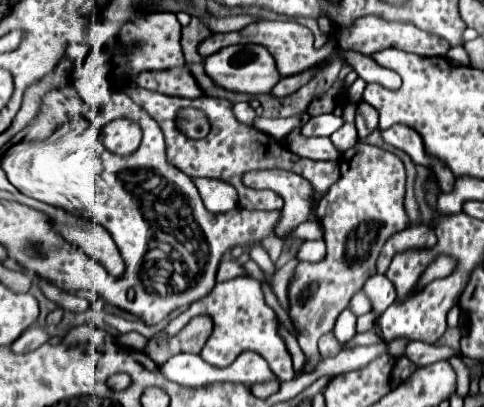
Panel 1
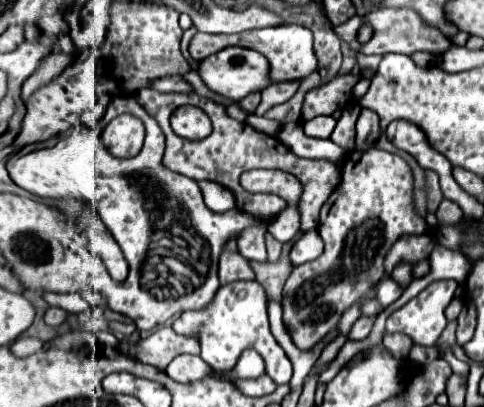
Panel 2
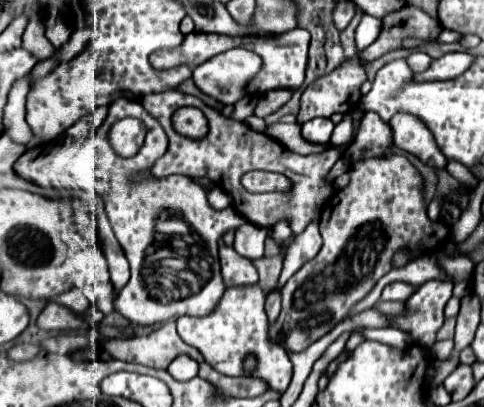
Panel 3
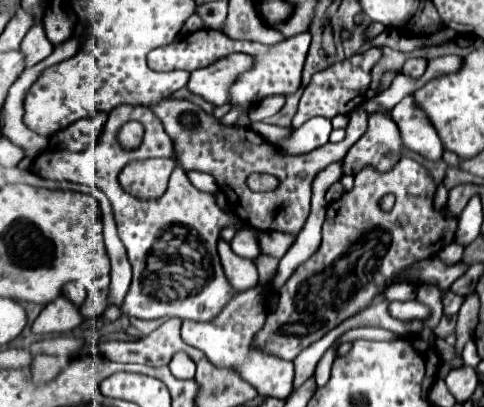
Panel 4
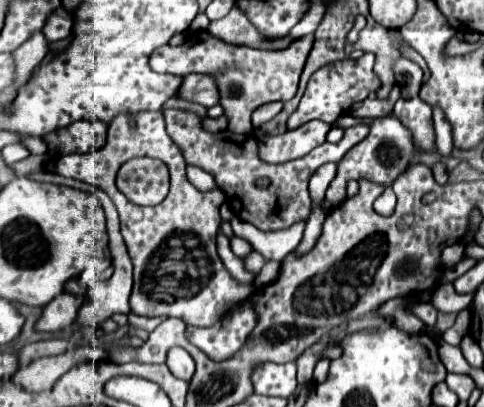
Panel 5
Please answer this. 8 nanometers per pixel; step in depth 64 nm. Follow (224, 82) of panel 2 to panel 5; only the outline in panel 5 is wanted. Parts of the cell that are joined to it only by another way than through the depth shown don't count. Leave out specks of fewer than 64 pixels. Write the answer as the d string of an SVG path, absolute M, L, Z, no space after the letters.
M188 74L180 86L180 94L188 100L204 104L206 108L220 104L216 76L210 74Z

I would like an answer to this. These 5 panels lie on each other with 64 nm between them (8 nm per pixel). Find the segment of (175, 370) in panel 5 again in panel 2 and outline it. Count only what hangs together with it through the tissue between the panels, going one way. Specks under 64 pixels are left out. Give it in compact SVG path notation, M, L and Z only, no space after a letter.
M180 354L176 356L164 370L172 380L176 382L196 382L196 380L204 380L208 376L222 376L222 372L212 370L212 366L208 366L200 356L192 356L192 354Z

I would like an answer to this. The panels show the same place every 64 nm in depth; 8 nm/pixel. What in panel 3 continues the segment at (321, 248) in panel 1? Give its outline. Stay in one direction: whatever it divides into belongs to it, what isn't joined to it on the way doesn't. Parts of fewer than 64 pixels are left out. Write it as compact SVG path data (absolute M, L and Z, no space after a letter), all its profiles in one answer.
M314 220L302 234L294 236L286 254L284 254L284 274L280 274L280 282L284 284L304 262L312 260L322 248L322 236L318 232L318 220Z

